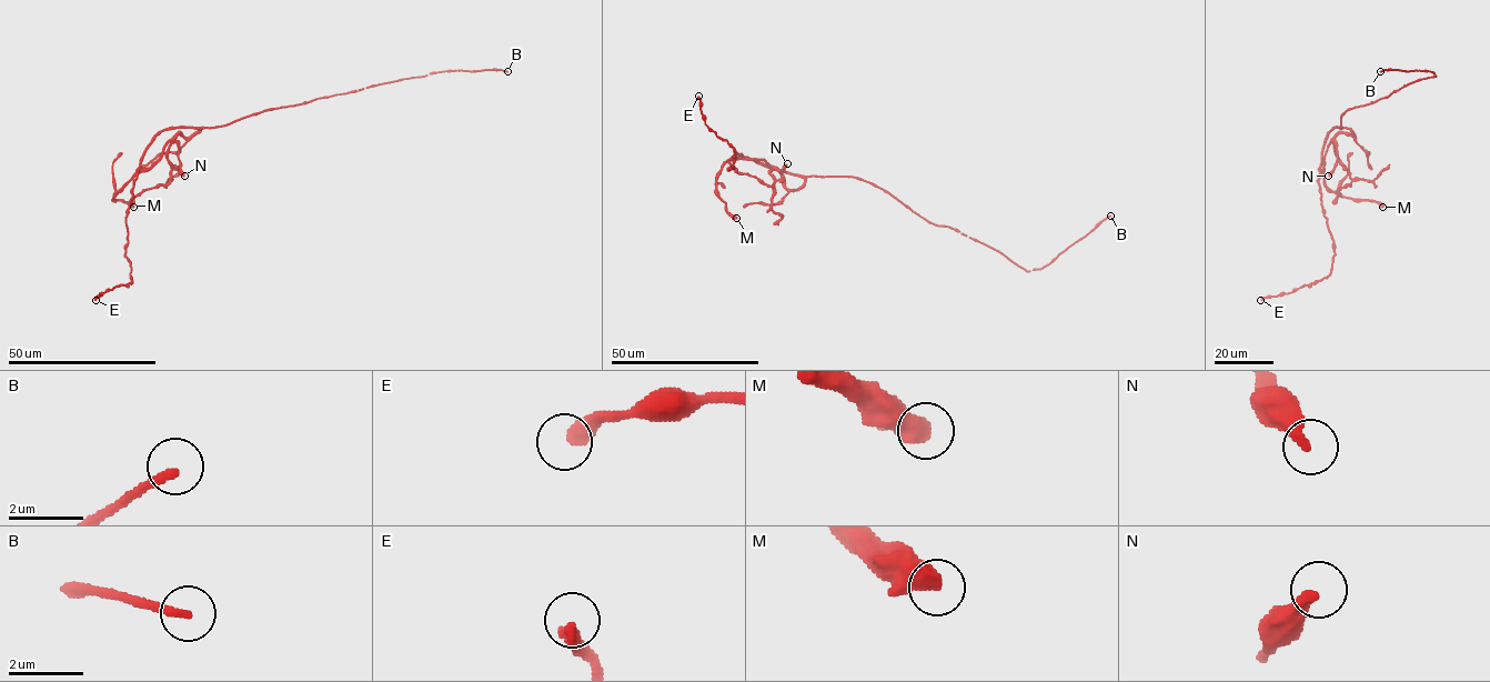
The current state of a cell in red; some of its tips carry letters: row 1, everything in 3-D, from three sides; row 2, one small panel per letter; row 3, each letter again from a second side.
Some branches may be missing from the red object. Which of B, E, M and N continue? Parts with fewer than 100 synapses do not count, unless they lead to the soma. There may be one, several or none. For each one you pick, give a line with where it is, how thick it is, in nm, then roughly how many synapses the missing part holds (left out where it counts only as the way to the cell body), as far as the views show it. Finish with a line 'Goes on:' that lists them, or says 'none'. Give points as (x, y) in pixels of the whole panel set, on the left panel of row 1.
B: (507, 71) | 220 nm | 170 syn
Goes on: B

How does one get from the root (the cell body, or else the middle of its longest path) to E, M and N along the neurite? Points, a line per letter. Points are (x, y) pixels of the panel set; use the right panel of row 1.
E: (1341, 120), (1340, 127), (1326, 137), (1319, 179), (1335, 250), (1331, 272), (1287, 293), (1260, 300)
M: (1341, 120), (1340, 127), (1335, 127), (1326, 137), (1322, 149), (1324, 183), (1343, 197), (1375, 200), (1382, 207)
N: (1341, 120), (1340, 127), (1349, 128), (1353, 138), (1345, 133), (1335, 138), (1337, 162), (1328, 176)

